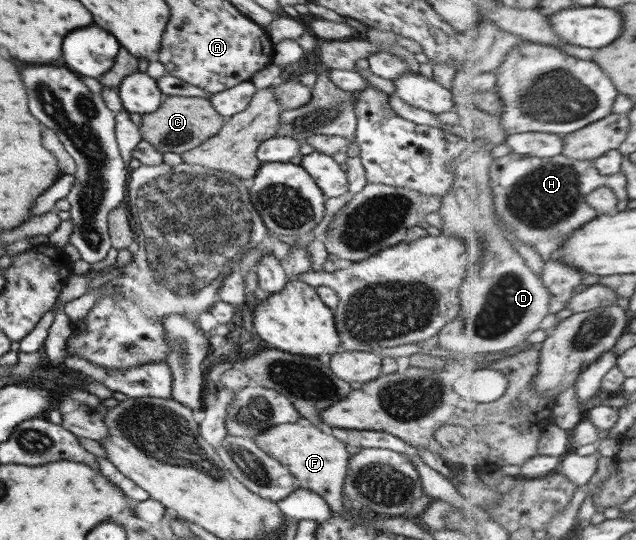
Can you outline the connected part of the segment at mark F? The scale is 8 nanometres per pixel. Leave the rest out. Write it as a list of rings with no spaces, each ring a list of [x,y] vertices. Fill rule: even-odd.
[[[300,422],[281,423],[258,432],[253,442],[260,451],[278,463],[287,466],[288,471],[295,477],[298,488],[317,493],[327,503],[330,511],[346,515],[342,506],[342,487],[348,465],[349,454],[346,453],[345,444],[318,431],[316,427],[302,427]]]

